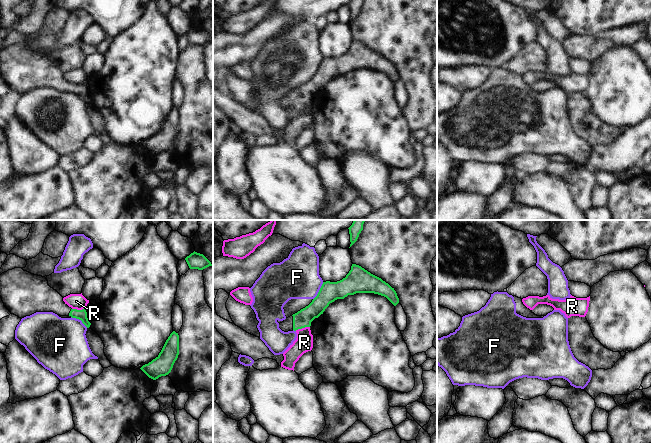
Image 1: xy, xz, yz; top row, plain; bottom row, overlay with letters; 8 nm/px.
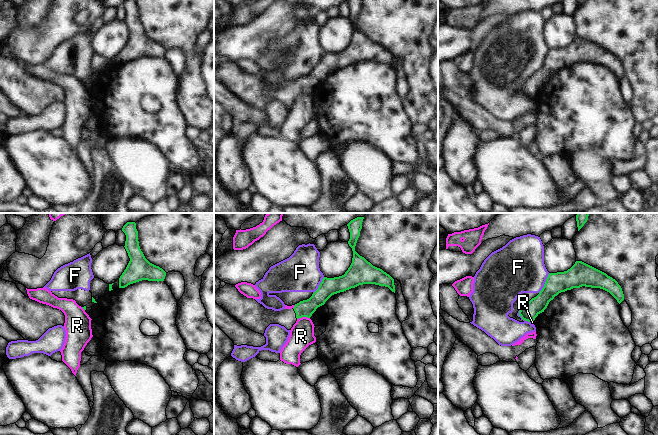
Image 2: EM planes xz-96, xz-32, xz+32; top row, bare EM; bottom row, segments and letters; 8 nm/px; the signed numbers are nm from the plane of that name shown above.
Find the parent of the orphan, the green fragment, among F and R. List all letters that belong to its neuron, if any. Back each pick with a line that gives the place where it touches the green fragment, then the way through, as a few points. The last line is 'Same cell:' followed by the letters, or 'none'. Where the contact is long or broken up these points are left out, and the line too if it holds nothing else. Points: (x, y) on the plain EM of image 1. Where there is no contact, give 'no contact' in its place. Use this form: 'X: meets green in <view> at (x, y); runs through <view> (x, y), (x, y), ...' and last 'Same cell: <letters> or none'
Same cell: none

